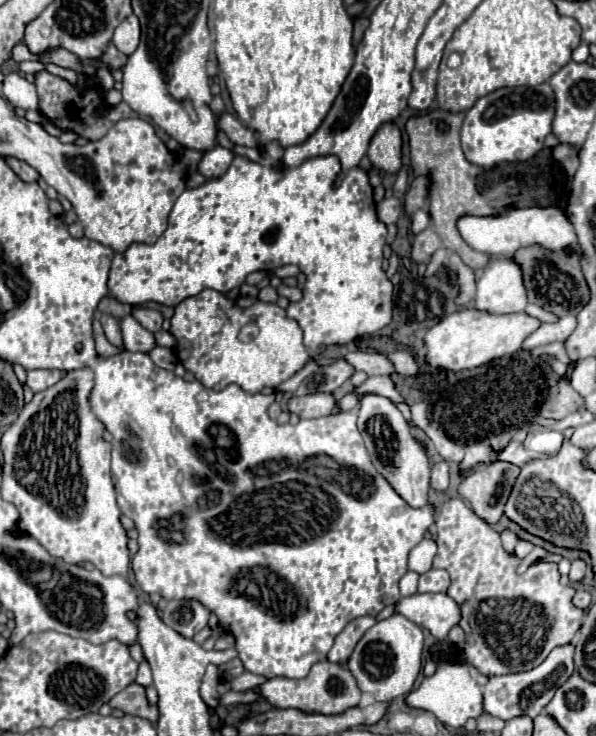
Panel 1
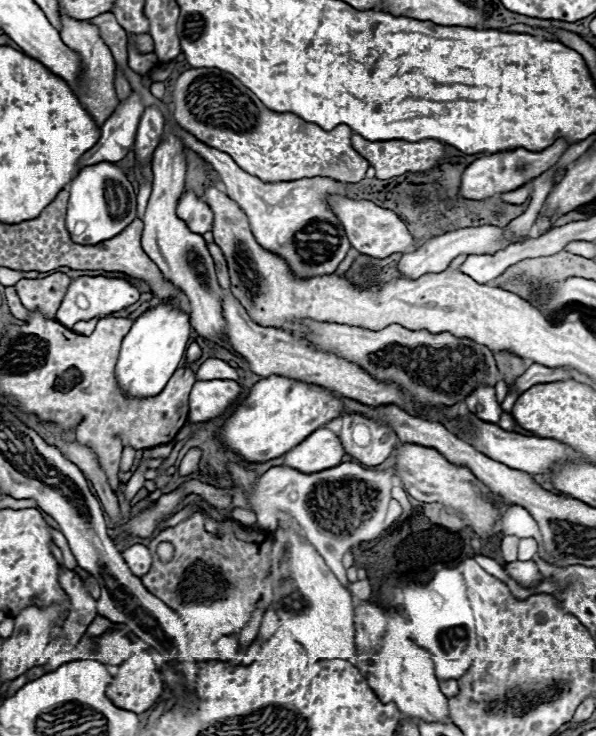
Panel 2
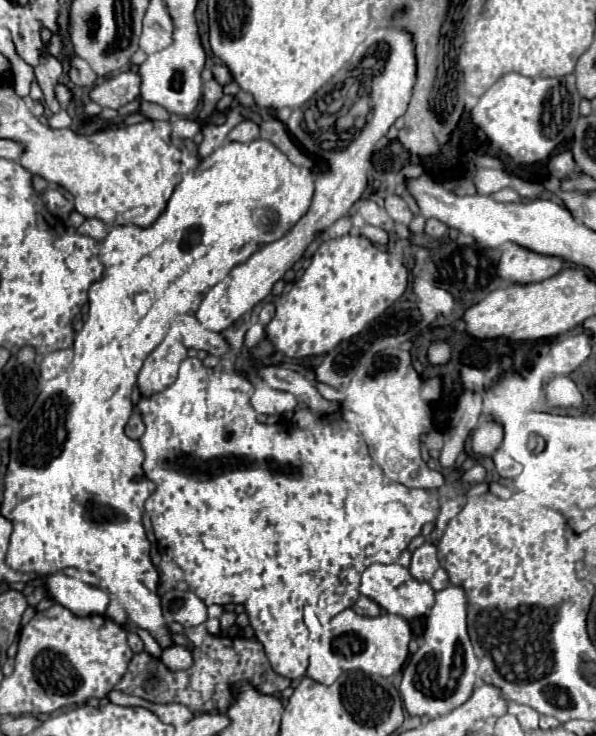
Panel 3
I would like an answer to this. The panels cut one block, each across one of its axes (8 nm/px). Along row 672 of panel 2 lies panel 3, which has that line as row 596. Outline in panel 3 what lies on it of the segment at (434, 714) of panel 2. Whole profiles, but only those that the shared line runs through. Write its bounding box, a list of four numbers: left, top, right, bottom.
[360,564,434,620]

